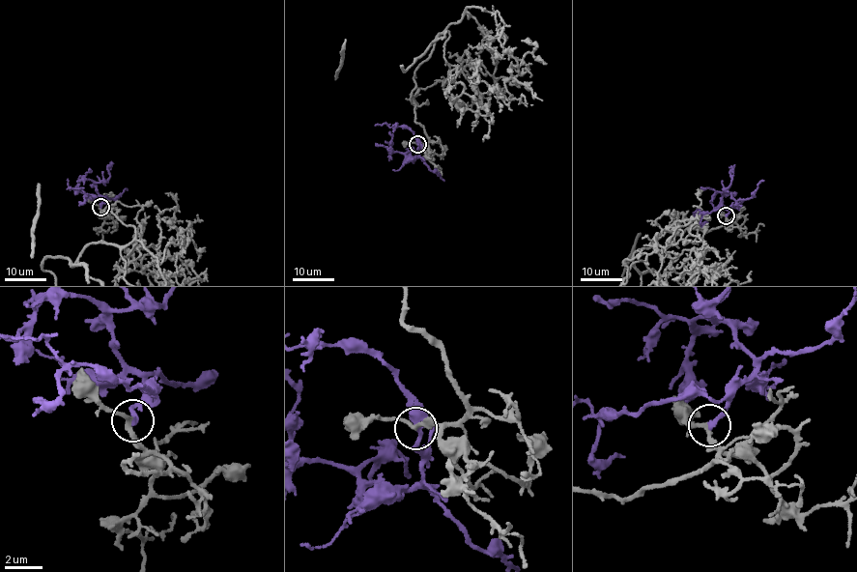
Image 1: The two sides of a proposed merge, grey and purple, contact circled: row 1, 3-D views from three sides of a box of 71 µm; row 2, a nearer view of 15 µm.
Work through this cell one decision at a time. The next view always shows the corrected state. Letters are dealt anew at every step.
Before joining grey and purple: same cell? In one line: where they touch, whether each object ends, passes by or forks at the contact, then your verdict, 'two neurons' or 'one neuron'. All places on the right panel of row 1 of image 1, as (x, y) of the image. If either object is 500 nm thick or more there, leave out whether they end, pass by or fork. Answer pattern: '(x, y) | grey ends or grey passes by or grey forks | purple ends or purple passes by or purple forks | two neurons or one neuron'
(726, 215) | grey passes by | purple ends | one neuron

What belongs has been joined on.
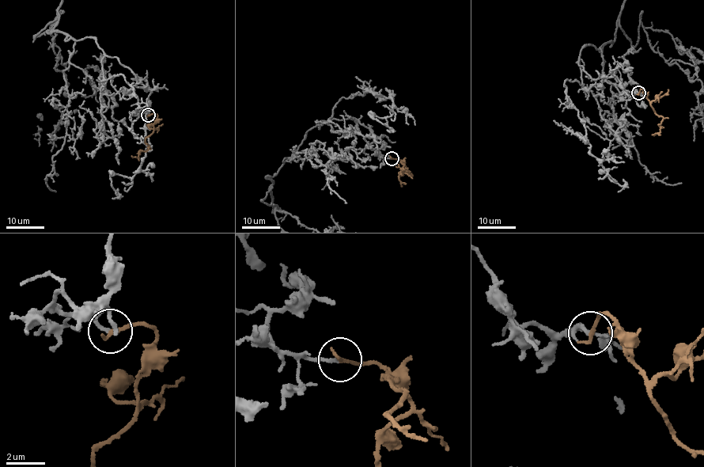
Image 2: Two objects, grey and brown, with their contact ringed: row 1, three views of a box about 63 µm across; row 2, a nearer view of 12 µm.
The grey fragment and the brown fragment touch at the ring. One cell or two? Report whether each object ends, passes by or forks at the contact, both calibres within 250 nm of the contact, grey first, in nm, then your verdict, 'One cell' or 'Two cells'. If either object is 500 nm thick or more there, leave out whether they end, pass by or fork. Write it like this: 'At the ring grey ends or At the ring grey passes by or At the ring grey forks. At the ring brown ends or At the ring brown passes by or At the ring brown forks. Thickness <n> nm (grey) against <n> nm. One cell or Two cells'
At the ring grey ends. At the ring brown ends. Thickness 160 nm (grey) against 200 nm. One cell

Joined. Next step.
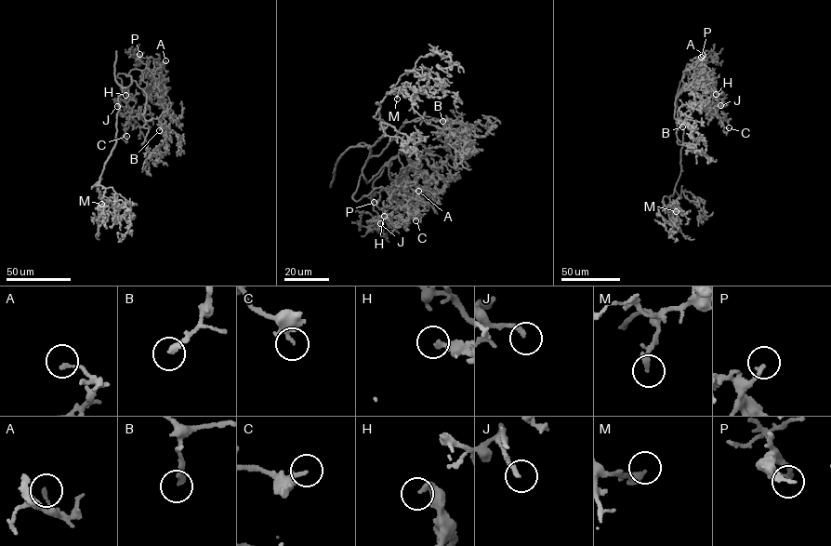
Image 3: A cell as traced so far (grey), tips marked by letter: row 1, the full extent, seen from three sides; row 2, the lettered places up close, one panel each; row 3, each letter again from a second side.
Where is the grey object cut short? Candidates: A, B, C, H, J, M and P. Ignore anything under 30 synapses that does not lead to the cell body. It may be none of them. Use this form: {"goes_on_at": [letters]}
{"goes_on_at": ["H", "M", "P"]}

